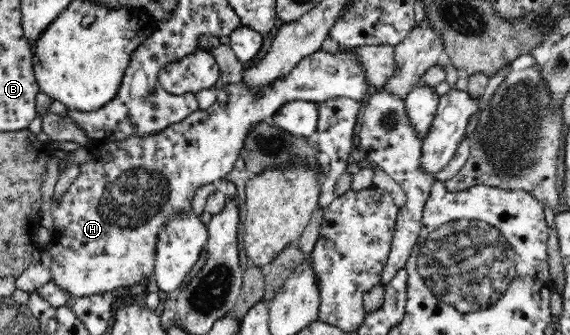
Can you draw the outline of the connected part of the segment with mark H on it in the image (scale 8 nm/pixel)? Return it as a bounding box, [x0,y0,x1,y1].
[44,45,371,297]

